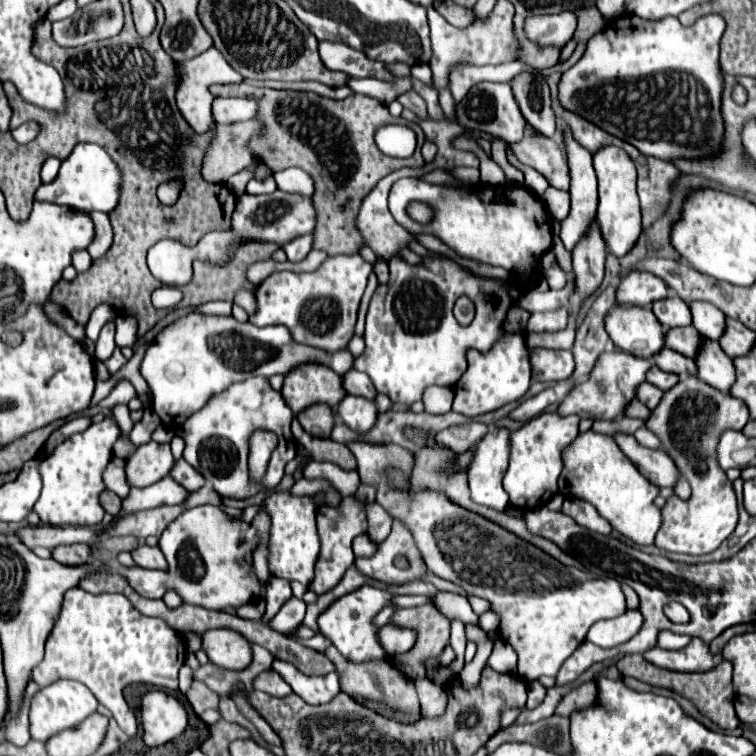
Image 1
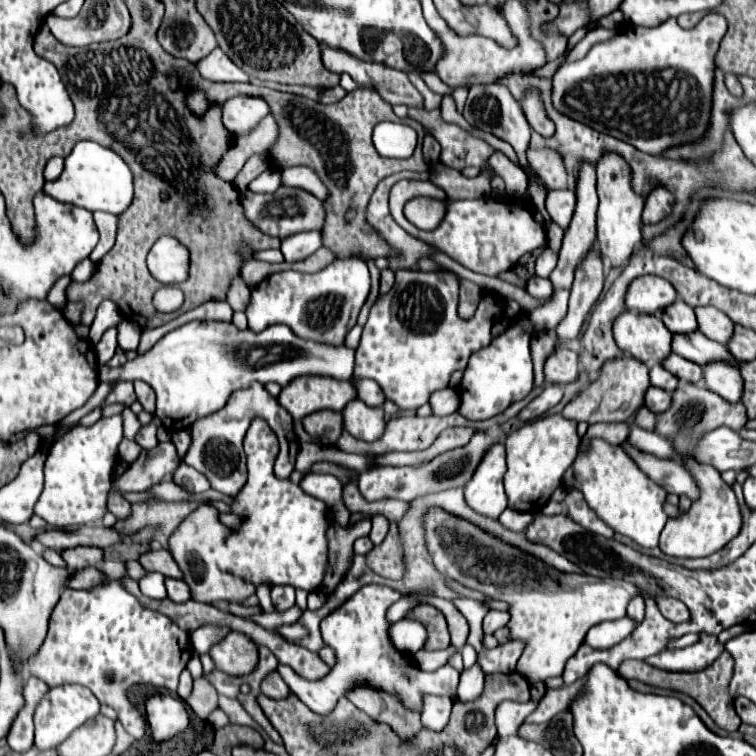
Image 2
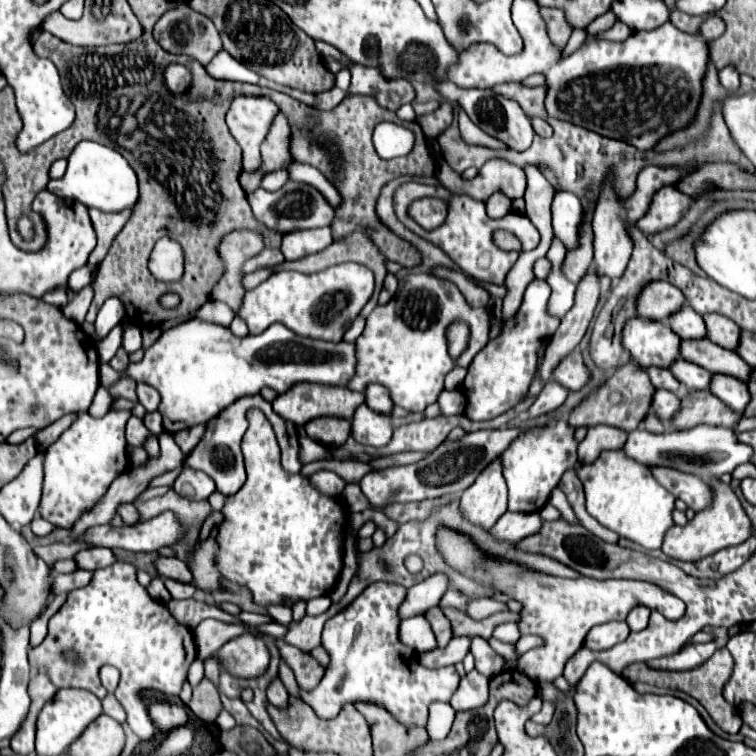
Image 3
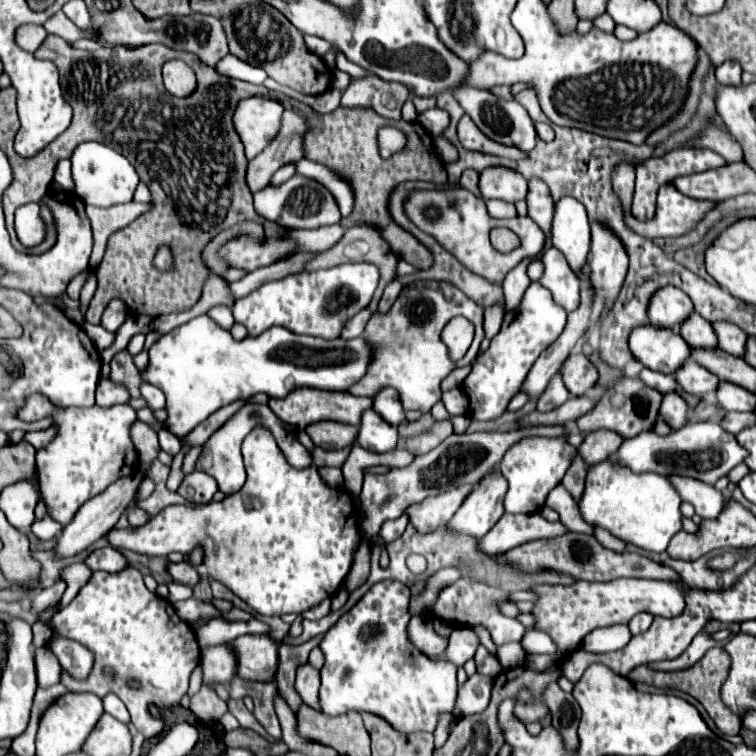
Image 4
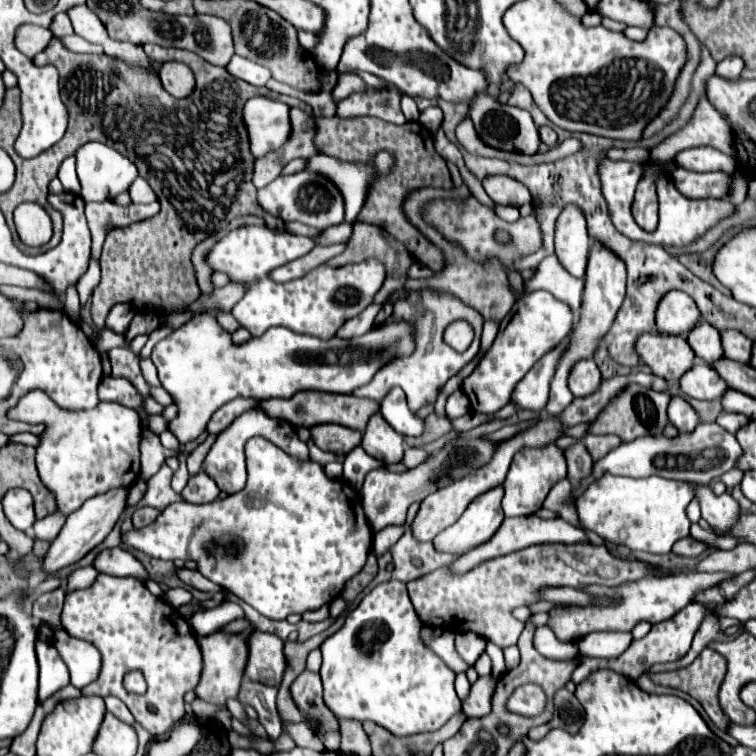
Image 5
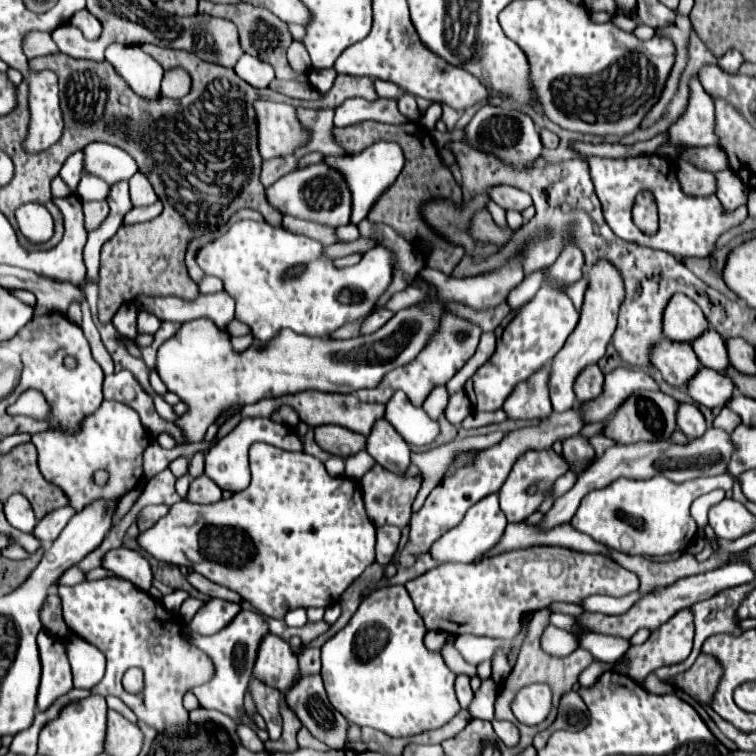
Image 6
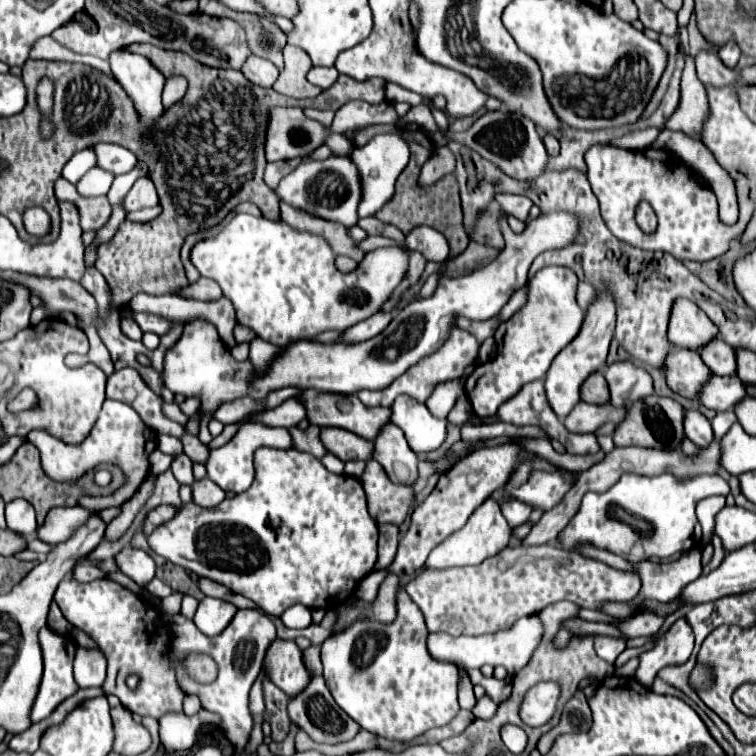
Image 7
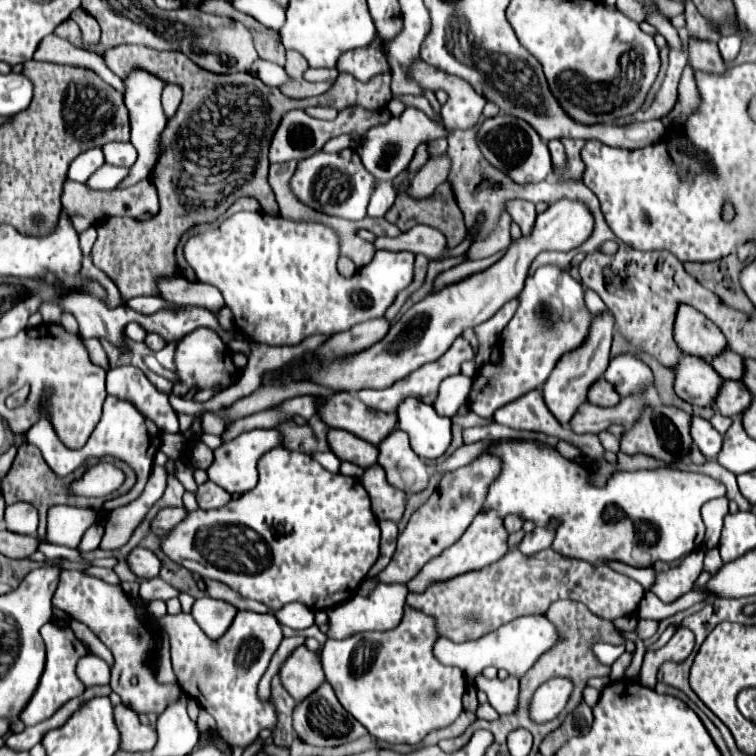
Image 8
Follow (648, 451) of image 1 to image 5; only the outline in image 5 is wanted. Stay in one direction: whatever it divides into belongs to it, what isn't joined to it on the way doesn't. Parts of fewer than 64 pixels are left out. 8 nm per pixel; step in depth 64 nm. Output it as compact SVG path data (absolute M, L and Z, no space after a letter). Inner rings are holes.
M696 484L694 498L700 502L702 518L716 530L728 530L740 514L740 506L728 492L716 496L706 484Z

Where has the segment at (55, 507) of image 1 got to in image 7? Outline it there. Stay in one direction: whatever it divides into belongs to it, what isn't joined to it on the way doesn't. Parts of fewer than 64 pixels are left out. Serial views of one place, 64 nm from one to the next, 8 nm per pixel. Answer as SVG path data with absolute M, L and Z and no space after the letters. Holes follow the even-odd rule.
M22 390L10 404L8 404L8 410L12 412L14 410L14 406L16 408L22 408L22 410L28 410L28 408L34 408L36 406L36 394L32 392L32 390ZM118 400L104 402L98 420L92 426L92 432L80 444L66 444L44 430L30 432L28 440L40 450L40 460L42 460L44 472L54 482L68 482L68 484L78 482L88 470L94 470L98 464L114 464L124 472L126 482L114 494L98 496L98 498L82 496L78 500L78 506L82 506L86 510L104 510L104 508L120 506L120 504L128 502L134 496L134 492L138 490L138 486L142 484L142 480L146 478L148 468L150 468L148 454L156 448L156 434L150 428L146 430L146 424L140 420L140 416L134 412L134 408L128 408L128 404L118 402Z

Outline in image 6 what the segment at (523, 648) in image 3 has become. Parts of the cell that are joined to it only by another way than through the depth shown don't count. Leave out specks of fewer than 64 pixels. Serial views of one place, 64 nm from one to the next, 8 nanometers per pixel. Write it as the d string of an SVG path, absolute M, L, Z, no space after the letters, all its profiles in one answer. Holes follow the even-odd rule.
M548 626L540 638L542 650L552 652L552 656L568 656L572 650L578 648L578 638L566 630L556 626Z

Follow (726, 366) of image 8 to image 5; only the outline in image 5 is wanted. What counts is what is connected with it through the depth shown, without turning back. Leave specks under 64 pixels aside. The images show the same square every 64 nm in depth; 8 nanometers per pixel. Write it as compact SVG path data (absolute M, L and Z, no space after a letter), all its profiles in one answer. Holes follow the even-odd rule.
M700 320L688 334L686 334L688 344L692 346L692 350L696 352L696 356L700 356L704 362L712 364L714 360L718 360L722 356L722 344L720 344L720 332L710 326L708 322Z

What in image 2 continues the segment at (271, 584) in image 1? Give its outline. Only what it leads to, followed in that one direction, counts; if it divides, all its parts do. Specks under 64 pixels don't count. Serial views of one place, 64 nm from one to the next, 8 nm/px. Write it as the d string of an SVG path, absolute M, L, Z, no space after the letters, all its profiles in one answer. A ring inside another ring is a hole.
M288 584L286 586L274 586L270 590L270 598L272 598L274 610L278 610L278 612L294 606L294 590Z

